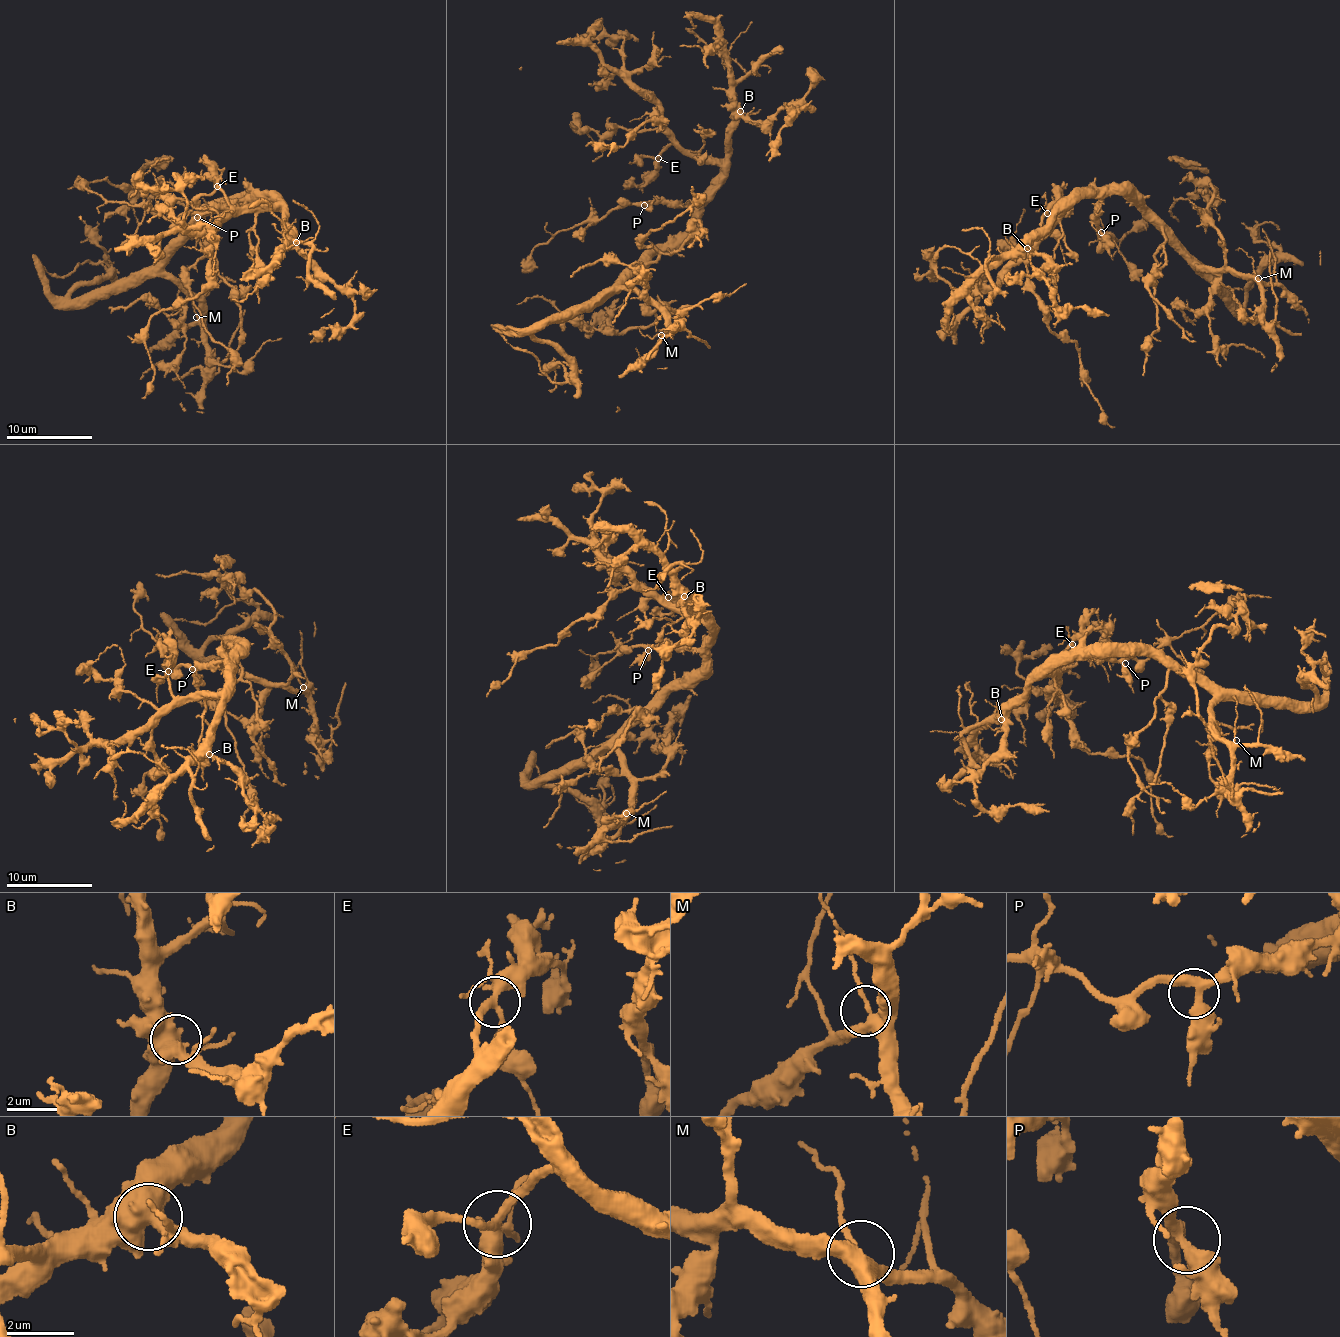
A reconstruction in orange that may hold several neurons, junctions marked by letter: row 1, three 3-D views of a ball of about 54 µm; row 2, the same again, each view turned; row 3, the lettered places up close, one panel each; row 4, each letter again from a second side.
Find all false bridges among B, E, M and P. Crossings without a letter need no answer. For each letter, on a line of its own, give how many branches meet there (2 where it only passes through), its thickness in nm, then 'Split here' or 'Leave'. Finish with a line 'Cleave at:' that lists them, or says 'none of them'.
B: Branches: 3. Thickness 550 nm. Leave
E: Branches: 5. Thickness 280 nm. Leave
M: Branches: 3. Thickness 300 nm. Leave
P: Branches: 3. Thickness 360 nm. Leave
Cleave at: none of them

